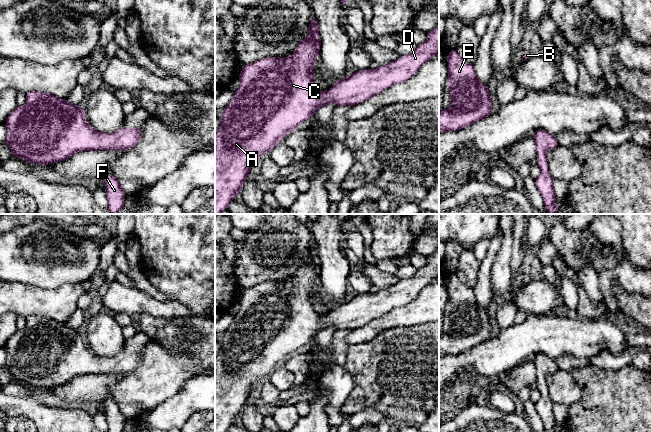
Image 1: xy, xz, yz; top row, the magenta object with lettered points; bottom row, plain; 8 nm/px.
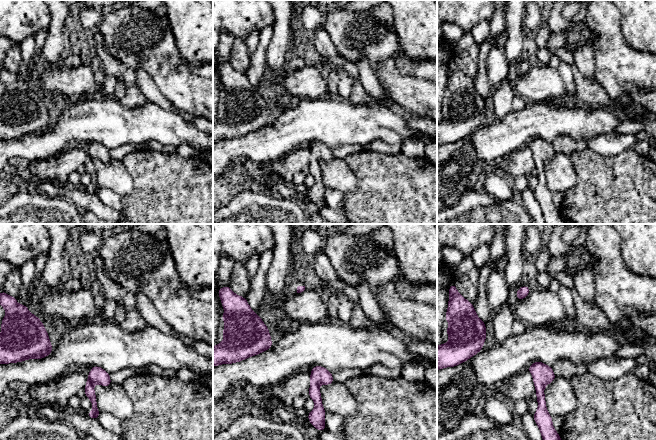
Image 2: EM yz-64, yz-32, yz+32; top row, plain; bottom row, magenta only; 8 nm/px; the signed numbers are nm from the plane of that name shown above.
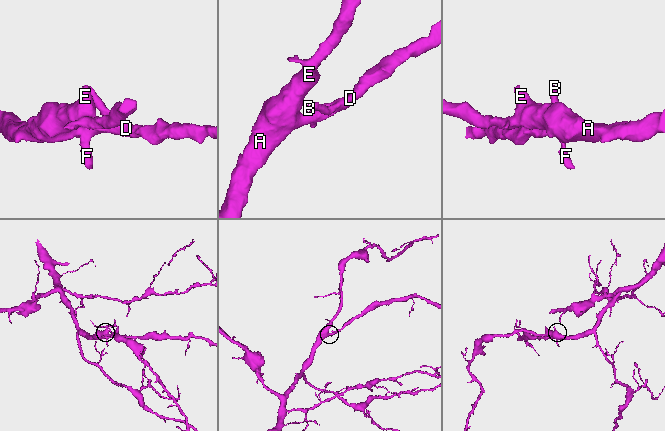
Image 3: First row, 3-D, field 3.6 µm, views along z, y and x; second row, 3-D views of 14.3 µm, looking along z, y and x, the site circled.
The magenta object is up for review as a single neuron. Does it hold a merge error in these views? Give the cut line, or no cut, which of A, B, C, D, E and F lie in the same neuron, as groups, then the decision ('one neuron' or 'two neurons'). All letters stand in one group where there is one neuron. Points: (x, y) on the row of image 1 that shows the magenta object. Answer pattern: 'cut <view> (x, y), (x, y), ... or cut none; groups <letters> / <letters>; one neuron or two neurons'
cut none; groups A B C D E F; one neuron

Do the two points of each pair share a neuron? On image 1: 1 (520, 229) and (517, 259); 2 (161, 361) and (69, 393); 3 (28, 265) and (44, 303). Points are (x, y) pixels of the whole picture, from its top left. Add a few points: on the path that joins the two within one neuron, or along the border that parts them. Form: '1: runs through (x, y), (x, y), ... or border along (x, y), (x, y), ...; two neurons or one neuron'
1: runs through (517, 236), (517, 252); one neuron
2: runs through (138, 384), (111, 386), (105, 383), (92, 389); one neuron
3: border along (14, 281), (42, 288), (57, 288), (60, 286); two neurons

